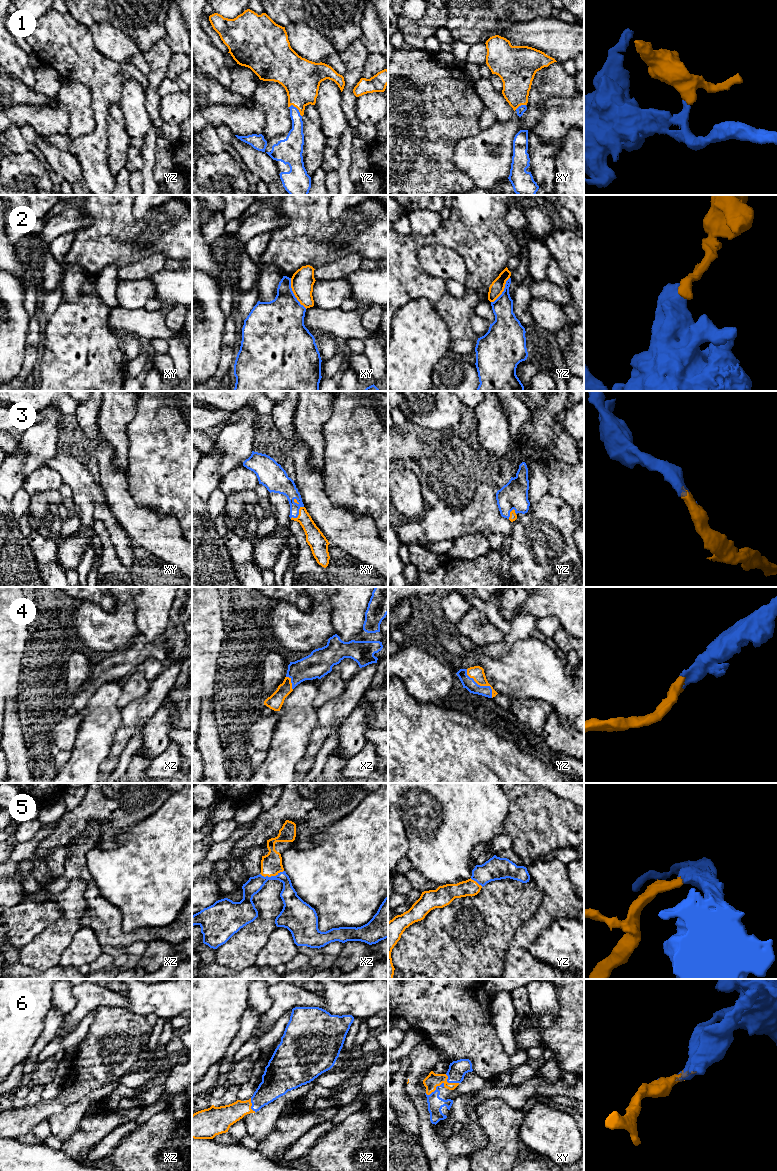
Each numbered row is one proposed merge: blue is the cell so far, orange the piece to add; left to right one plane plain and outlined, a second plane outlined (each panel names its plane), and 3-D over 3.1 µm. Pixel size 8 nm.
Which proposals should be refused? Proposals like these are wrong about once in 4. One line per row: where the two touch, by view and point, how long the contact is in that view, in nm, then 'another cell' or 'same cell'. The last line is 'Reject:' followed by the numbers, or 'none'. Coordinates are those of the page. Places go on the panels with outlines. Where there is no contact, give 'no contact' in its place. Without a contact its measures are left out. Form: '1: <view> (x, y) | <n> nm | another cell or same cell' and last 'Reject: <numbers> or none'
1: yz (298, 110) | 130 nm | same cell
2: xy (293, 294) | 280 nm | another cell
3: xy (298, 514) | 150 nm | same cell
4: yz (481, 686) | 320 nm | same cell
5: xz (271, 876) | 190 nm | same cell
6: xy (436, 1089) | 180 nm | same cell
Reject: 2

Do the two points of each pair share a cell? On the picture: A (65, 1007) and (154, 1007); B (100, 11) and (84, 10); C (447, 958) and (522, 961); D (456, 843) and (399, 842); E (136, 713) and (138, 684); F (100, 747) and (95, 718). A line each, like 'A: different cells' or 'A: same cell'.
A: different cells
B: same cell
C: different cells
D: different cells
E: different cells
F: same cell

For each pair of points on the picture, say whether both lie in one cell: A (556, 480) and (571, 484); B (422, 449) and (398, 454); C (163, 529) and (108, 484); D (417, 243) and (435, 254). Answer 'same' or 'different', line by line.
A: same
B: same
C: same
D: different

